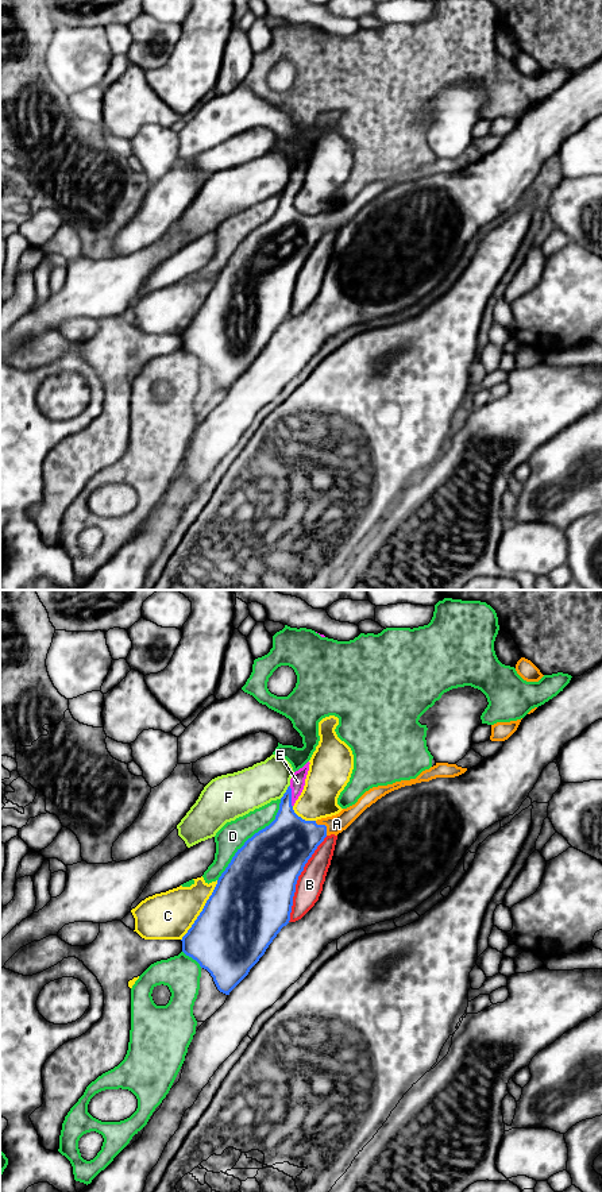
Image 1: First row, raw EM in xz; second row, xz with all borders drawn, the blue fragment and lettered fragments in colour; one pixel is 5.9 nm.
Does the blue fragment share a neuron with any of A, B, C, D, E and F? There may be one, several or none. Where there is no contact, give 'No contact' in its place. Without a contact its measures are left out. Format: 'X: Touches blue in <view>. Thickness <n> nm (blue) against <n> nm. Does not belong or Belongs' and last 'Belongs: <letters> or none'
A: Touches blue in xz. Thickness 320 nm (blue) against 110 nm. Belongs
B: Touches blue in xz. Thickness 440 nm (blue) against 160 nm. Does not belong
C: Touches blue in xz. Thickness 460 nm (blue) against 280 nm. Does not belong
D: Touches blue in xz. Thickness 420 nm (blue) against 160 nm. Does not belong
E: Touches blue in xz. Thickness 280 nm (blue) against 90 nm. Belongs
F: Touches blue in xz. Thickness 240 nm (blue) against 240 nm. Does not belong
Belongs: A, E

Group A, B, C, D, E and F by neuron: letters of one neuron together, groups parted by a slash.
A E / B / C / D / F

